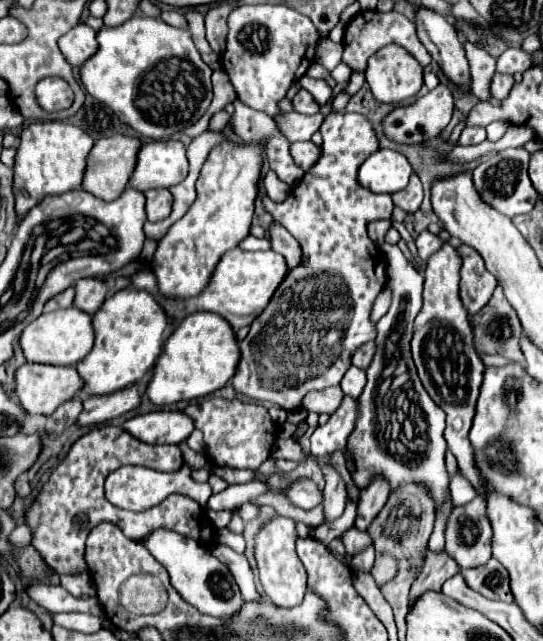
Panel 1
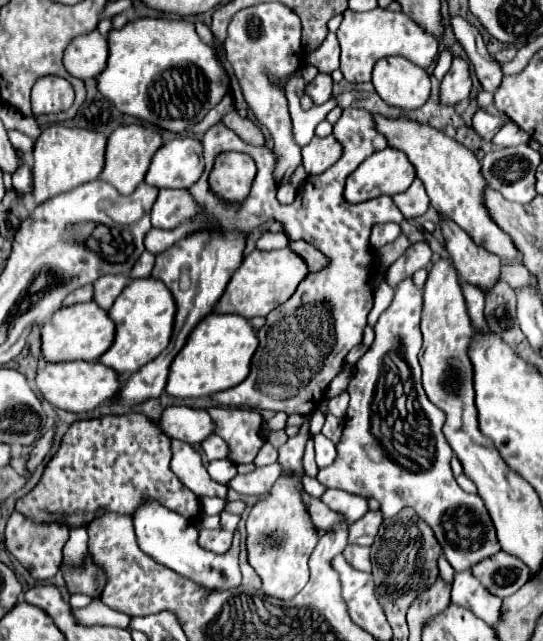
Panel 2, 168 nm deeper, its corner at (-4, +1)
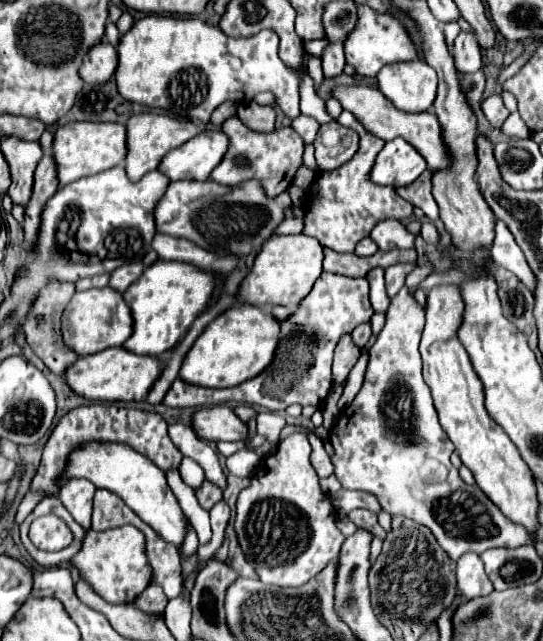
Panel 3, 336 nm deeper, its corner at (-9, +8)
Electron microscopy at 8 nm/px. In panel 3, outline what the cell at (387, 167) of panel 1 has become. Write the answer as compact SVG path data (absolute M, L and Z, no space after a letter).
M397 137L385 143L371 169L371 181L377 185L409 185L427 169L425 159L413 145Z

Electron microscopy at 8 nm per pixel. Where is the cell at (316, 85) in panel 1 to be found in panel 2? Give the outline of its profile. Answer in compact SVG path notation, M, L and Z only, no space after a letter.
M328 34L320 48L306 54L306 62L316 66L320 72L332 74L338 68L338 56L340 56L338 38L336 38L336 34Z

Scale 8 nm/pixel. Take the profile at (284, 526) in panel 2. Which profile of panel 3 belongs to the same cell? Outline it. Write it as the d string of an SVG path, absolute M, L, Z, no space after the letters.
M305 433L289 435L279 443L275 453L271 453L259 463L259 469L253 475L251 485L243 489L237 499L235 529L241 549L247 561L255 567L259 579L267 585L277 585L277 587L305 585L313 575L317 575L325 567L325 563L329 563L329 559L335 559L339 555L339 549L345 541L345 537L335 527L333 503L319 487L319 477L313 465L309 463L309 453L311 447Z

